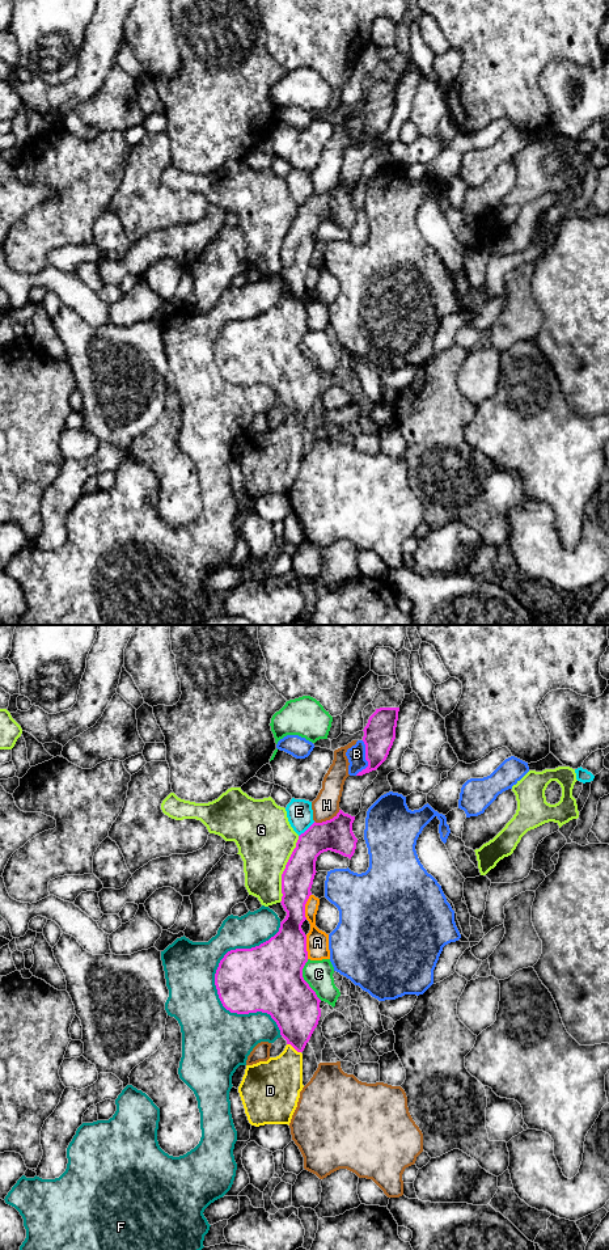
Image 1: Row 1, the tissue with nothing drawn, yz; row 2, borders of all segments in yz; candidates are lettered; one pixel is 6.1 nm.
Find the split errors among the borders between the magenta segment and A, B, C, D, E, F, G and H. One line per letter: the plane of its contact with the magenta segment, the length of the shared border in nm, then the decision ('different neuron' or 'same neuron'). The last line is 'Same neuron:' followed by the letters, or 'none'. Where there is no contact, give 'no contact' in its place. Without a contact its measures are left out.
A: contact in yz; length 160 nm; different neuron
B: contact in yz; length 220 nm; different neuron
C: contact in yz; length 280 nm; different neuron
D: contact in yz; length 110 nm; same neuron
E: contact in yz; length 140 nm; different neuron
F: contact in yz; length 700 nm; different neuron
G: contact in yz; length 420 nm; different neuron
H: contact in yz; length 180 nm; different neuron
Same neuron: D

